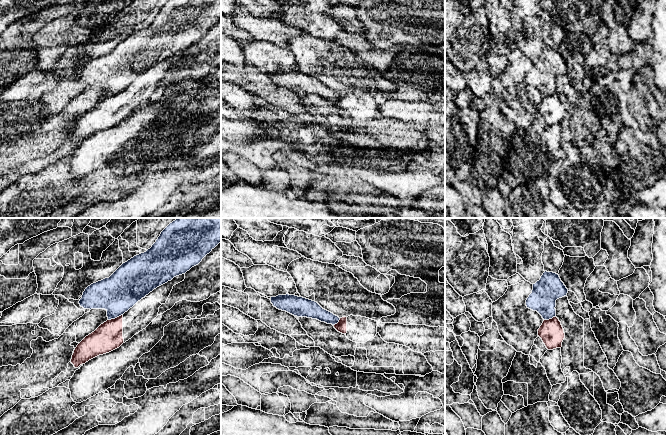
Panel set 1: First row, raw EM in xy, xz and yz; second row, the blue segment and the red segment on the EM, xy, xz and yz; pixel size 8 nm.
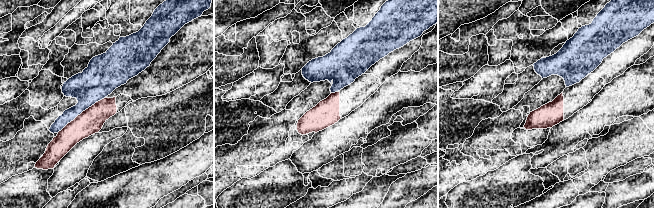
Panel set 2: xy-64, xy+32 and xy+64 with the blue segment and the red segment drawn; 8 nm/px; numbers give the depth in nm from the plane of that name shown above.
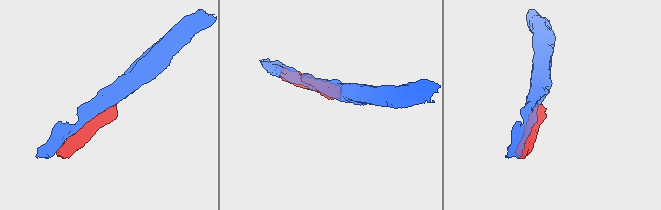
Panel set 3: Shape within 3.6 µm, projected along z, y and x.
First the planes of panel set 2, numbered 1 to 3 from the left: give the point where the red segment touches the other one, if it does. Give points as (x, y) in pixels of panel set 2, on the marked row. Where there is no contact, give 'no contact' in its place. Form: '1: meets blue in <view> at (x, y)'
1: meets blue in xy-64 at (80, 113)
2: meets blue in xy+32 at (334, 92)
3: no contact

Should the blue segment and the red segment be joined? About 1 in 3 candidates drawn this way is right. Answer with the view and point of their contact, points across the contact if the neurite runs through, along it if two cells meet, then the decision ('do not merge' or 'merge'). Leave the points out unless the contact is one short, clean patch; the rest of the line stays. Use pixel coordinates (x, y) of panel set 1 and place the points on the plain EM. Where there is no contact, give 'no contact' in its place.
meets blue in xy at (115, 93); do not merge

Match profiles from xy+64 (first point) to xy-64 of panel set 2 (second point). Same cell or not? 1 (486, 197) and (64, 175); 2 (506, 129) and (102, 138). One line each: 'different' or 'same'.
1: different
2: different

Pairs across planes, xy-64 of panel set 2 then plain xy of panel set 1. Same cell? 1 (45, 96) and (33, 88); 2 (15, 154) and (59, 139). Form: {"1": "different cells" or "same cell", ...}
{"1": "different cells", "2": "same cell"}

